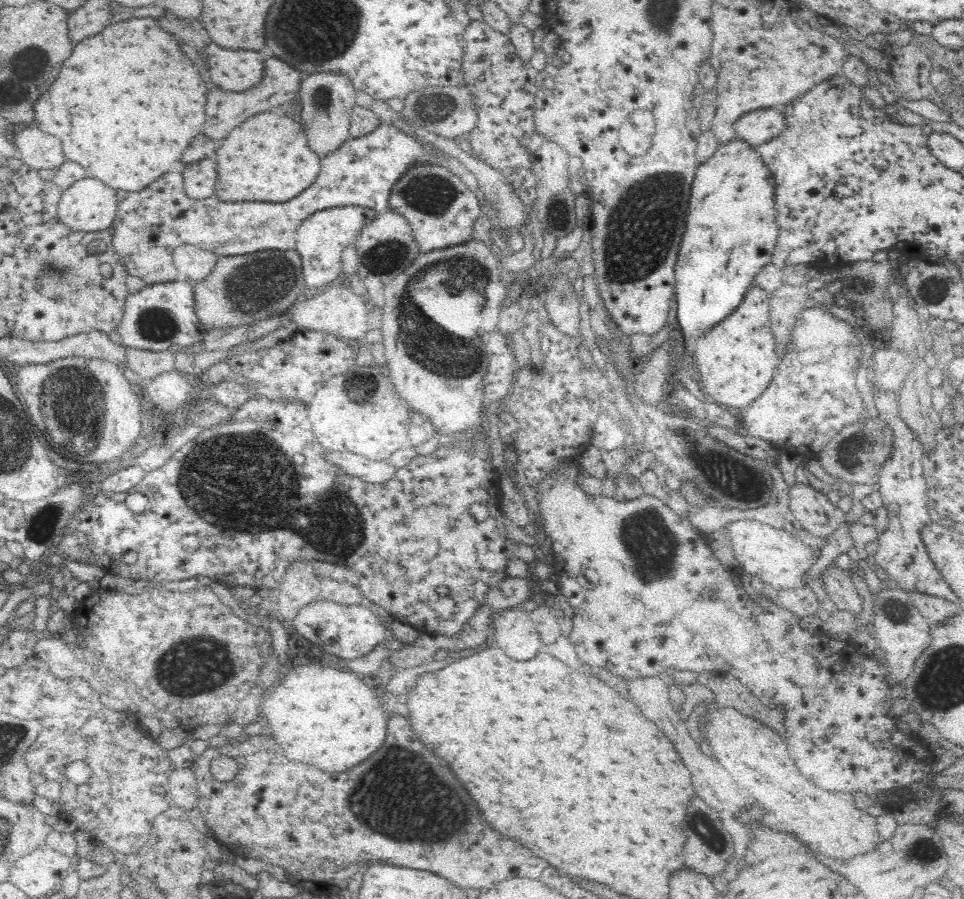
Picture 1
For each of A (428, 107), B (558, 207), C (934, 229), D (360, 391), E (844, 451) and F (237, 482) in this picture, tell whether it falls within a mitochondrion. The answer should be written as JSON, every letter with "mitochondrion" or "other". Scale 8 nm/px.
{"A":"mitochondrion","B":"mitochondrion","C":"other","D":"mitochondrion","E":"mitochondrion","F":"mitochondrion"}

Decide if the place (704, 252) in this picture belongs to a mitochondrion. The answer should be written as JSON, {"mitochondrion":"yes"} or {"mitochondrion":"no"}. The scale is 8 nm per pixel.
{"mitochondrion":"no"}

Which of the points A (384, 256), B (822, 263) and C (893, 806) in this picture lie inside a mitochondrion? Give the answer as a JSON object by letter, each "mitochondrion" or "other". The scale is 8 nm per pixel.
{"A":"mitochondrion","B":"other","C":"other"}

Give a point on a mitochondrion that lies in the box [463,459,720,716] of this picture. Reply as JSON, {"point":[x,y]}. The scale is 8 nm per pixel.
{"point":[652,543]}

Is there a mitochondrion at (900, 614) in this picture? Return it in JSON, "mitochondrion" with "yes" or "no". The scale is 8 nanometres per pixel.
{"mitochondrion":"yes"}

